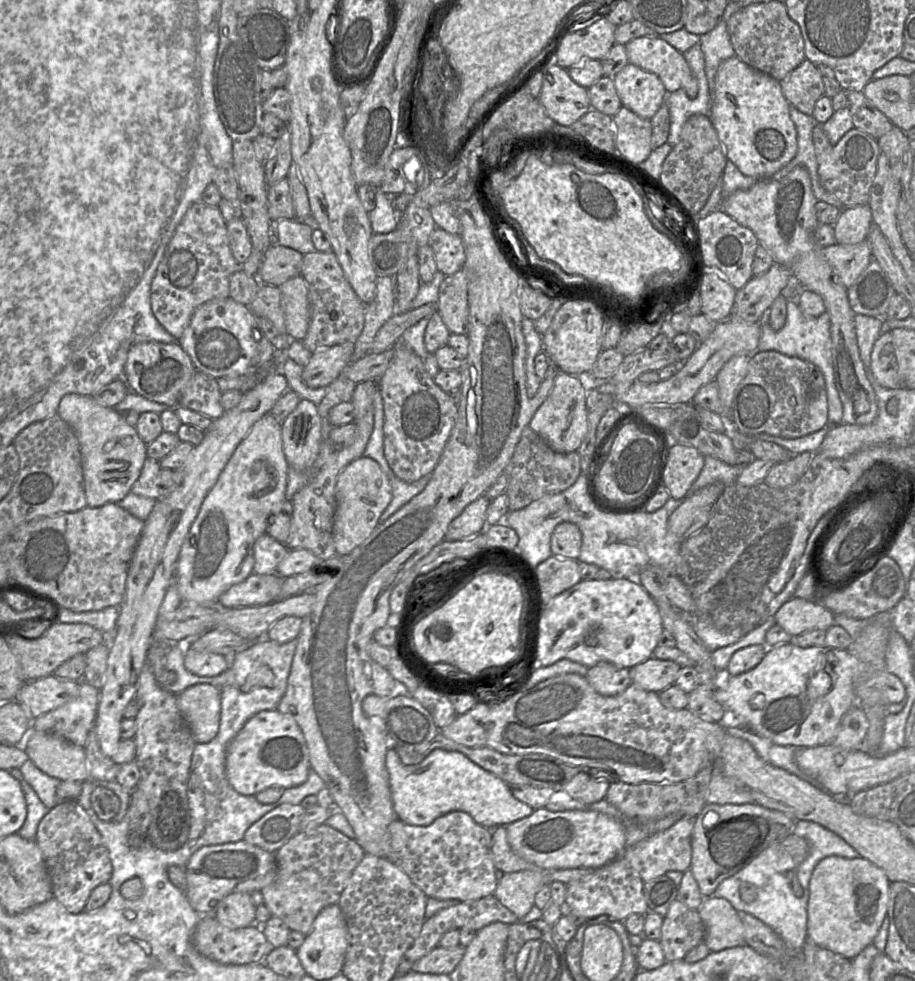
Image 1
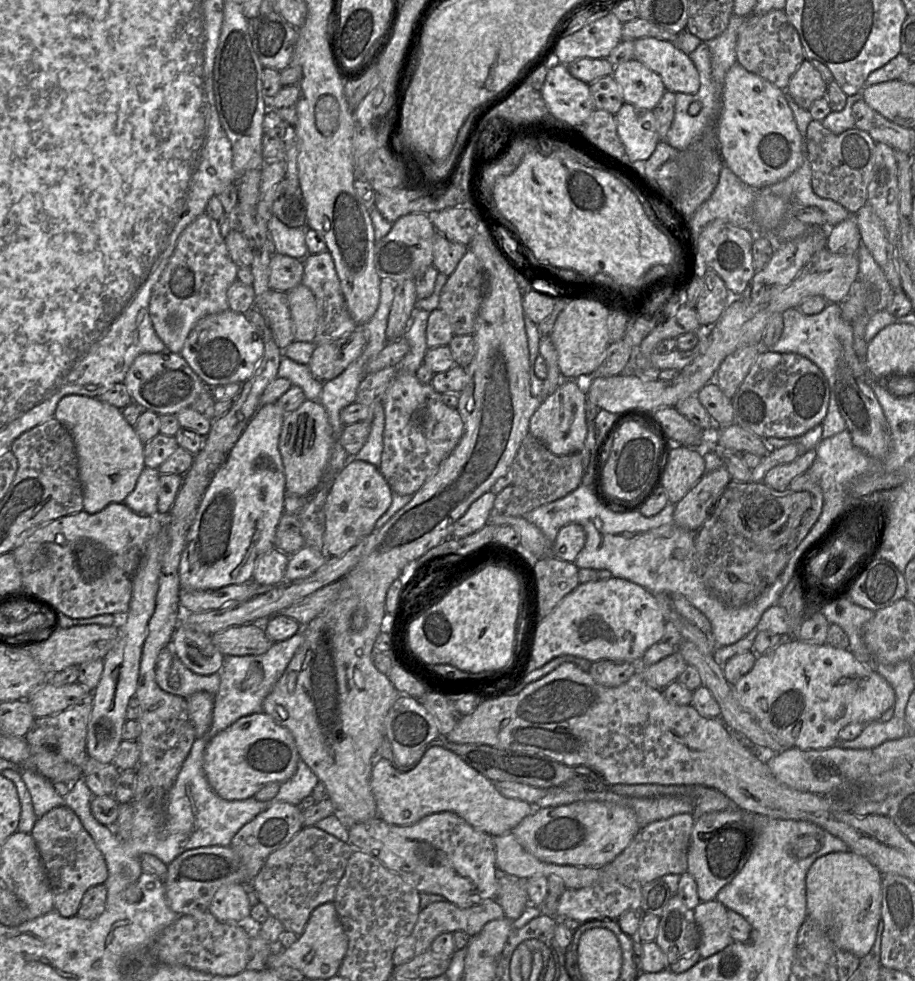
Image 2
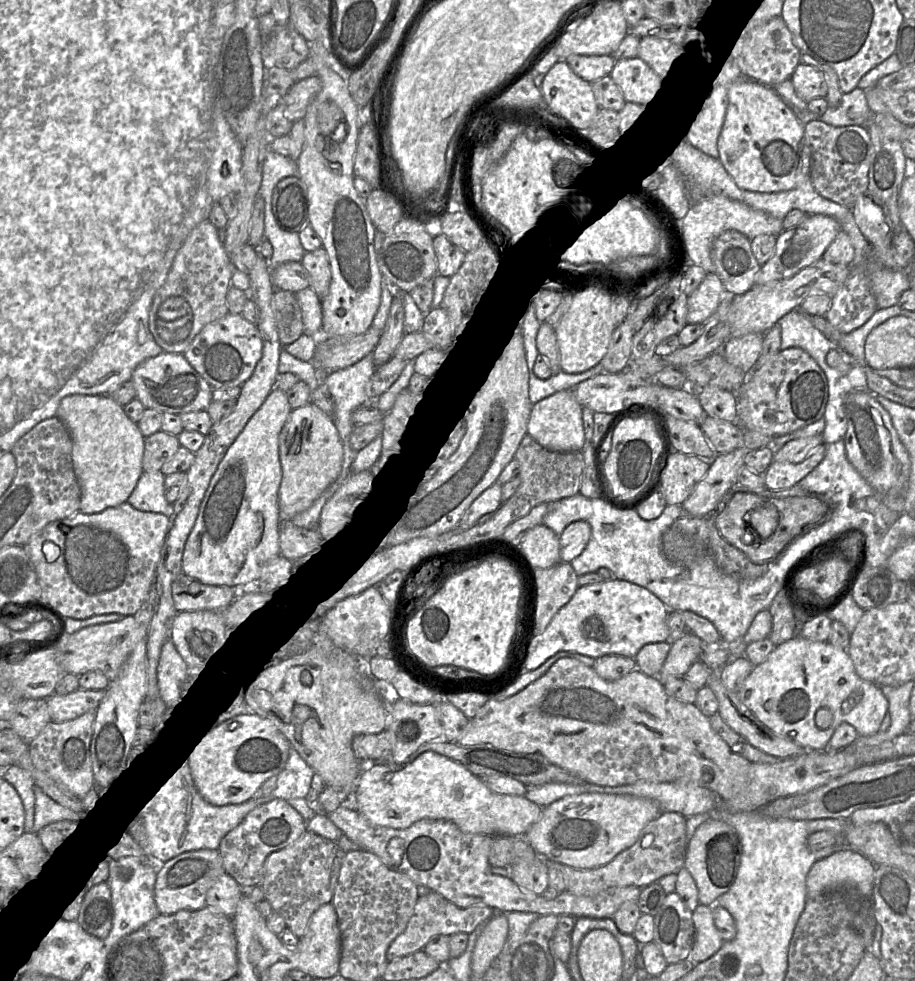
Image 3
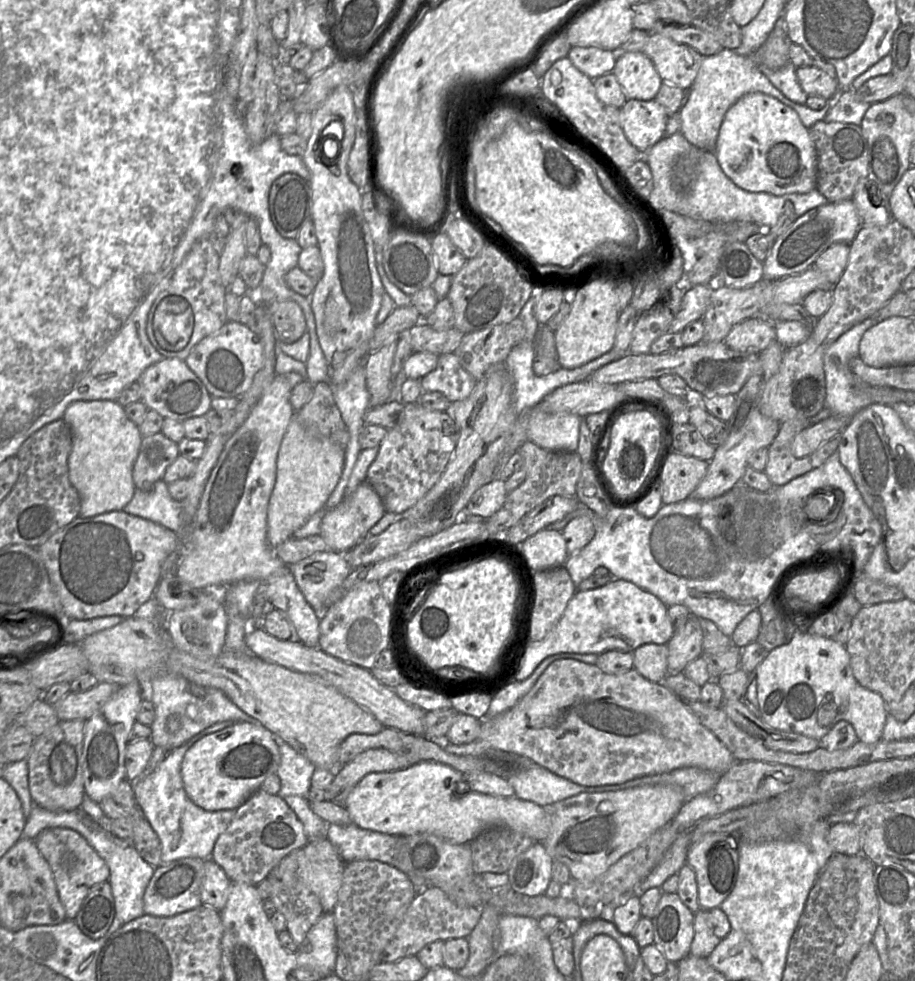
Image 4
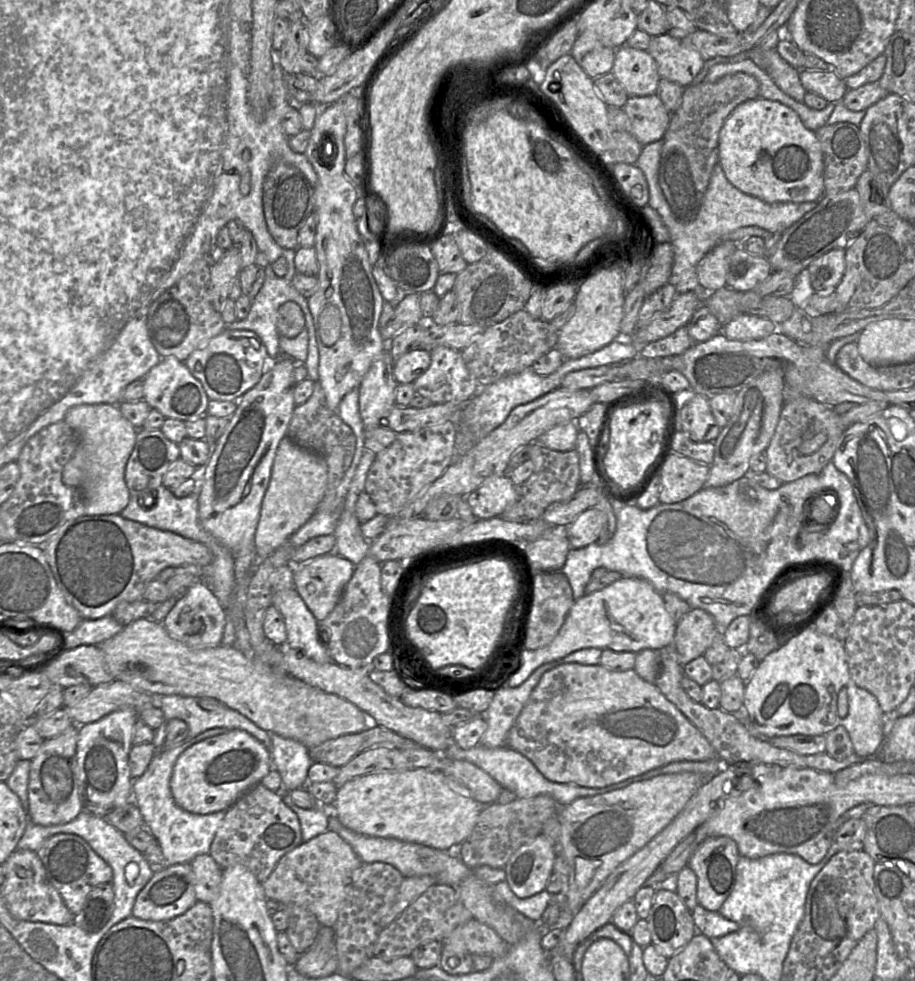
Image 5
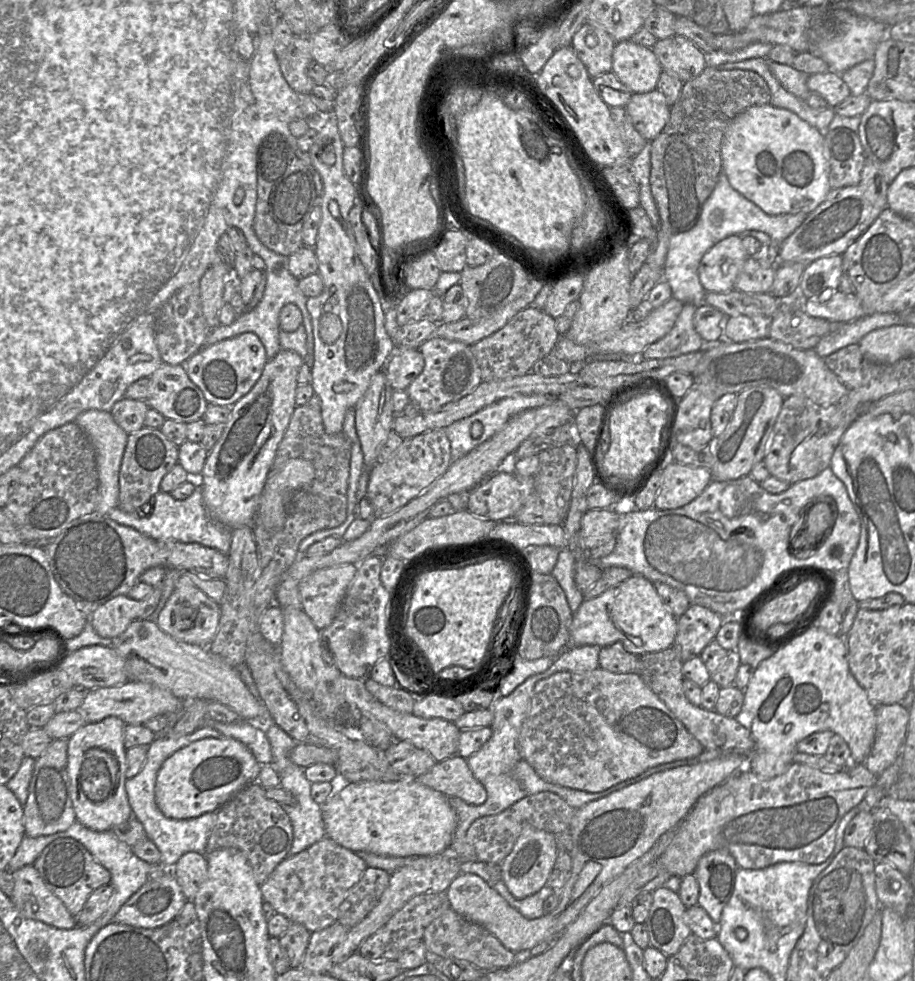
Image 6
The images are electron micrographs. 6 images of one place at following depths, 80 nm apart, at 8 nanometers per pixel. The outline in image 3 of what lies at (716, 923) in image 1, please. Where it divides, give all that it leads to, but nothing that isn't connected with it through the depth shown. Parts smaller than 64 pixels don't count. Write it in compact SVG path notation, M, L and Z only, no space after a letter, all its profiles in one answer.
M698 904L692 912L695 927L695 940L690 959L700 963L714 955L722 946L721 938L713 920L713 906Z

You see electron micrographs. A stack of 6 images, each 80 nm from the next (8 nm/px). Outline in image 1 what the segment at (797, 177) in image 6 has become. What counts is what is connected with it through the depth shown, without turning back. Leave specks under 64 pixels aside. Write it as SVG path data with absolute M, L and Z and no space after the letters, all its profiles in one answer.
M736 55L718 67L709 117L727 160L745 176L766 178L778 172L797 153L797 132L780 81L758 71Z

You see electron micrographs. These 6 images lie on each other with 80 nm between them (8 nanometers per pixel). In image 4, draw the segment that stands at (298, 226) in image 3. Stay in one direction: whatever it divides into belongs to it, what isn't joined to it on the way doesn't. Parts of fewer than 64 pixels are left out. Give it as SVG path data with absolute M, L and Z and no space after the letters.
M296 173L279 176L269 191L271 220L285 238L296 239L303 224L311 219L310 181Z

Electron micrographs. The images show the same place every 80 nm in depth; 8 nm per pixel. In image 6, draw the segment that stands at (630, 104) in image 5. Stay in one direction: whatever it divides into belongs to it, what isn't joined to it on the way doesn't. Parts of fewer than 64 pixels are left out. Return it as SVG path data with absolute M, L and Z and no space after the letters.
M657 89L632 94L625 106L633 126L647 142L663 130L670 117L670 108L665 96Z

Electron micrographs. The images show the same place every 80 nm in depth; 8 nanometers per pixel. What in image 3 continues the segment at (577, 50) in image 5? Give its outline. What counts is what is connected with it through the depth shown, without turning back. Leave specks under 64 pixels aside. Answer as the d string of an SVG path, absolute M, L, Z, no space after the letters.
M573 54L565 60L575 74L590 83L610 75L616 63L612 55Z

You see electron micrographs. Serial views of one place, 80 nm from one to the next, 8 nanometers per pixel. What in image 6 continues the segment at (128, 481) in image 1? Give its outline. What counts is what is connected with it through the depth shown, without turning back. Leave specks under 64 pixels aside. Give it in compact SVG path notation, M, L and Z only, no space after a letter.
M84 411L74 422L83 429L94 447L99 482L95 512L107 515L110 510L117 508L119 503L119 472L128 434L115 422L111 413L106 411Z

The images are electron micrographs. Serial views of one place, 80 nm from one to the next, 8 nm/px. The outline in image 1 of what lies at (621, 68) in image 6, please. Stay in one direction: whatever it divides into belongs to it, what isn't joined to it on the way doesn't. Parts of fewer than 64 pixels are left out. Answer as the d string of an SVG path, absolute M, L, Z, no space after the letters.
M631 63L613 78L622 106L639 117L651 120L665 102L667 91L657 75Z

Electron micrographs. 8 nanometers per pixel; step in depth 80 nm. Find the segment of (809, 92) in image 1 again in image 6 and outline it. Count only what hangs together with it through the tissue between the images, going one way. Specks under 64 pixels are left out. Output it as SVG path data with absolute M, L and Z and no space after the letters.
M831 70L809 75L807 87L810 92L823 97L828 106L831 107L838 105L851 95L849 87L841 78L841 74Z

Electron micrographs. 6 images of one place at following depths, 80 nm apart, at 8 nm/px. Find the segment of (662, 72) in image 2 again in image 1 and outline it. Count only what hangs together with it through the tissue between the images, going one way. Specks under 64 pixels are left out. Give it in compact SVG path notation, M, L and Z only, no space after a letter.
M643 36L629 41L625 48L628 62L657 75L667 93L683 89L688 98L696 98L698 82L684 55L668 42Z

